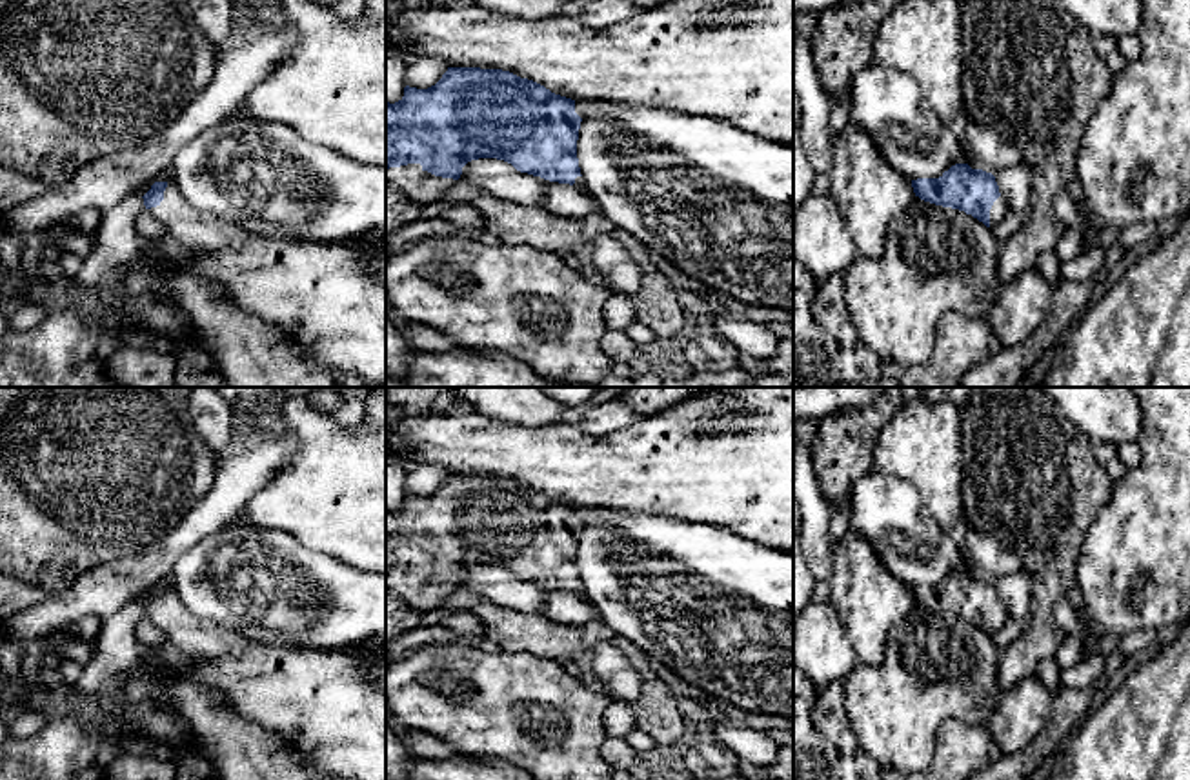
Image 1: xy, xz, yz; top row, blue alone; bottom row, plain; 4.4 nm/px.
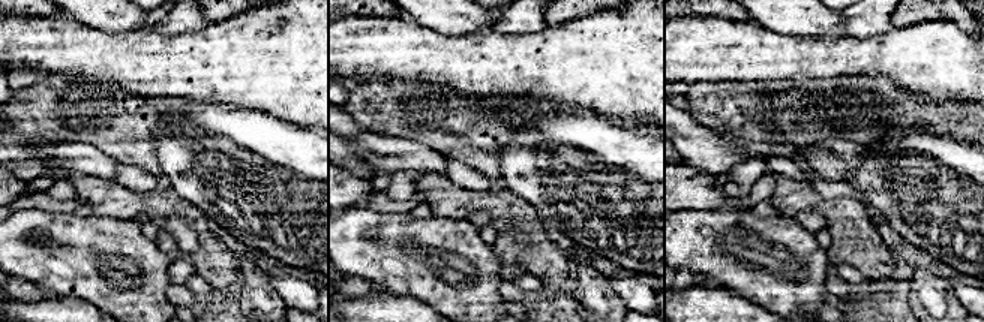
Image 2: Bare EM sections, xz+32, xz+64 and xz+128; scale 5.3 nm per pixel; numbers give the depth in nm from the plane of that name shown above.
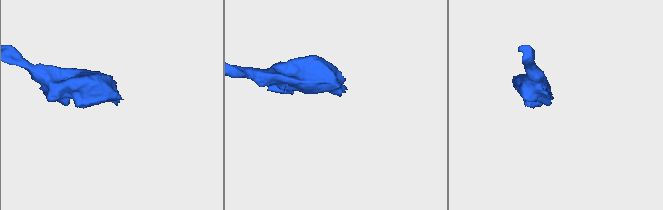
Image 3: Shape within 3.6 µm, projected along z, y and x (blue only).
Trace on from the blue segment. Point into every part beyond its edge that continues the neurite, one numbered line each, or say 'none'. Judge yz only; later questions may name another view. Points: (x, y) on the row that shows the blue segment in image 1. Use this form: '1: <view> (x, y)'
1: yz (999, 210)

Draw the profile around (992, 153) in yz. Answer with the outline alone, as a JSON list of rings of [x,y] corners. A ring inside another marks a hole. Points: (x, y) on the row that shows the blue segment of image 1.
[[[968,120],[964,140],[979,167],[986,173],[1001,173],[1017,165],[1023,156],[1019,149],[1004,140],[993,127]]]

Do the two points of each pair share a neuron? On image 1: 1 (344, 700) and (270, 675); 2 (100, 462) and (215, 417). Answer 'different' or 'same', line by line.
1: same
2: different

